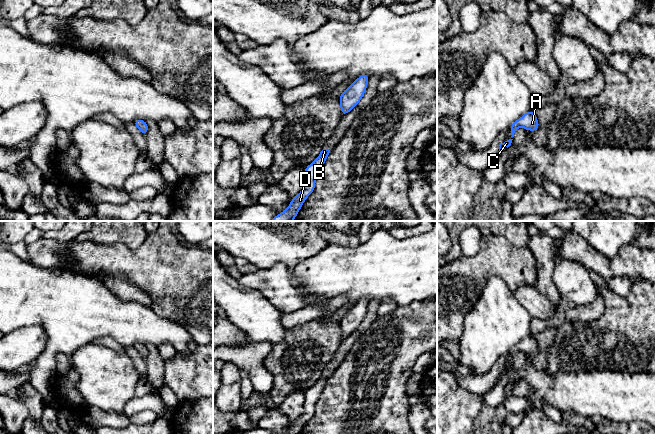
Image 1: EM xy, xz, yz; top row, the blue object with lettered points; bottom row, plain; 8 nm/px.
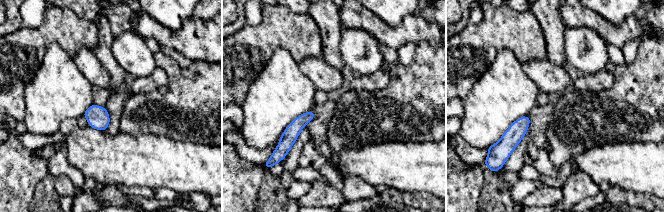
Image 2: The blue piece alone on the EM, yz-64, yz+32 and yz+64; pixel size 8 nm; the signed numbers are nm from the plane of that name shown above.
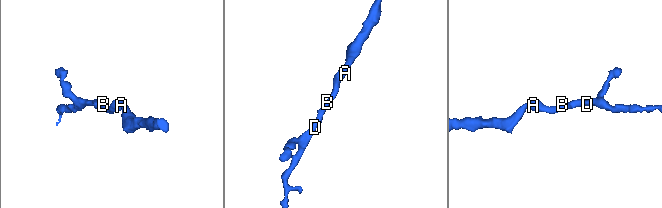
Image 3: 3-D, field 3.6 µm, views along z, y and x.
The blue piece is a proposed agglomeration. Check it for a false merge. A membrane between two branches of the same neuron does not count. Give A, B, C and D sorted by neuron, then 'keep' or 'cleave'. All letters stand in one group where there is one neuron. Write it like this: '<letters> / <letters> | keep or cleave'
A B C D | keep

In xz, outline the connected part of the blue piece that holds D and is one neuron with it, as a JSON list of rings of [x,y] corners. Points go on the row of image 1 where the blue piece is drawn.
[[[330,148],[322,149],[318,158],[305,168],[304,189],[292,199],[287,210],[274,217],[271,221],[293,221],[305,199],[313,192],[315,188],[315,180],[319,175],[327,156],[331,152],[332,149]]]

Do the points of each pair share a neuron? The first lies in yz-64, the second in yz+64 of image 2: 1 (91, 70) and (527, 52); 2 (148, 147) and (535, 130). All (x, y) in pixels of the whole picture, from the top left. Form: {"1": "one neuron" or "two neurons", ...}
{"1": "two neurons", "2": "two neurons"}

